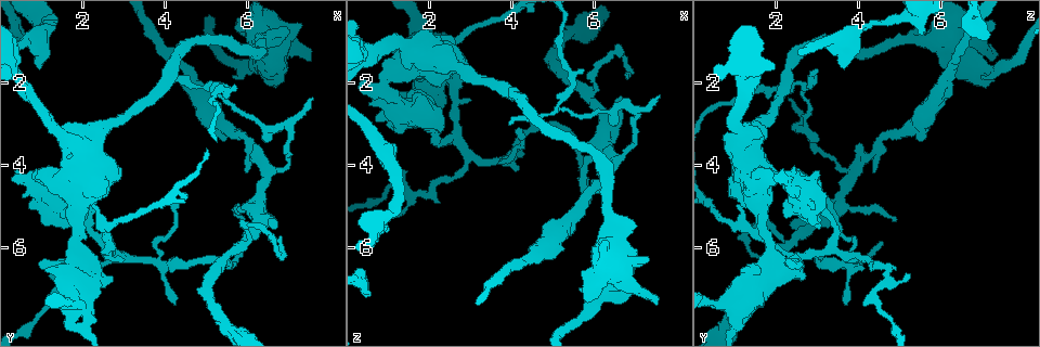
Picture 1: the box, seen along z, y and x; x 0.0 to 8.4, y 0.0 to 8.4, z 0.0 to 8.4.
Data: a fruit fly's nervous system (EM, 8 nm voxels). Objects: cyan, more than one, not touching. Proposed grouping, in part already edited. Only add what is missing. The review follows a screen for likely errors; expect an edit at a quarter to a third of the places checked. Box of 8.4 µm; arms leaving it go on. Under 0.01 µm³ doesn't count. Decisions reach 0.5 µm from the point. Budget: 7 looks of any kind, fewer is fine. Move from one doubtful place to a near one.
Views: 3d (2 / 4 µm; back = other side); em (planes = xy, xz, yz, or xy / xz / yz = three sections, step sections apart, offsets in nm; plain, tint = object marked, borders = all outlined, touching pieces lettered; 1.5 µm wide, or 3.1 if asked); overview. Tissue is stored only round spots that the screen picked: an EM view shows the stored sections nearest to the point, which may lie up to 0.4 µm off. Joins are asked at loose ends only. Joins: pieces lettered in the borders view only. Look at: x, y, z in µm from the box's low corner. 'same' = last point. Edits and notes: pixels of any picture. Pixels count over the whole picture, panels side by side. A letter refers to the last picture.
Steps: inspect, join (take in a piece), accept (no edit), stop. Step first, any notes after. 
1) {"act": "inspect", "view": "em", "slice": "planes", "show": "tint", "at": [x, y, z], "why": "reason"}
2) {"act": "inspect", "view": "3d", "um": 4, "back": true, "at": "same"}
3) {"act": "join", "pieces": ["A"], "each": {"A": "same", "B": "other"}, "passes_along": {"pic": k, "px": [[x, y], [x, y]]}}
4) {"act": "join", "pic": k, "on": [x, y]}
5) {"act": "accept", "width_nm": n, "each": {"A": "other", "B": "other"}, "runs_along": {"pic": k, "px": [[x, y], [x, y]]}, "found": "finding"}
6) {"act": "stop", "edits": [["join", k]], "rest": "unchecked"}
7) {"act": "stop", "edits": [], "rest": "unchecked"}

{"act": "inspect", "view": "3d", "um": 4, "at": [1.00, 1.65, 3.60], "why": "free end"}

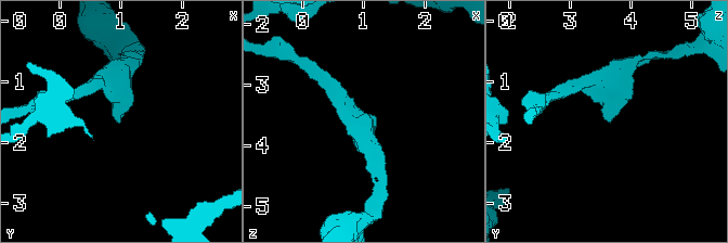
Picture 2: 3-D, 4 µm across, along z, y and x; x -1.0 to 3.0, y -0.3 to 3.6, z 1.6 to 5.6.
{"act": "inspect", "view": "em", "slice": "planes", "show": "borders", "at": [1.00, 1.65, 3.60]}

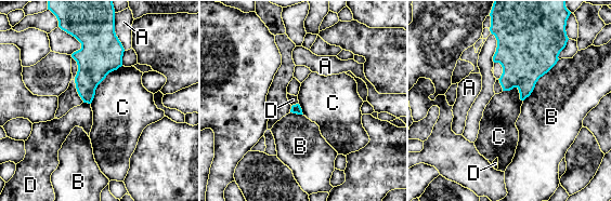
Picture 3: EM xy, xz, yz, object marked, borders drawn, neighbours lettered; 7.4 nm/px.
{"act": "accept", "each": {"A": "other", "B": "other", "C": "other", "D": "other"}, "border": {"pic": 3, "px": [[121, 65], [98, 85], [90, 103]]}, "found": "no lettered piece goes on from it"}

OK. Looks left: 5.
{"act": "inspect", "view": "3d", "um": 4, "at": [0.95, 0.75, 5.55], "why": "free end"}

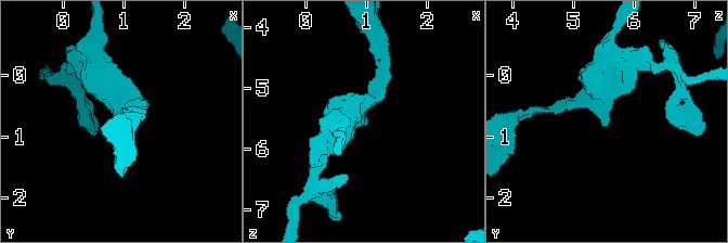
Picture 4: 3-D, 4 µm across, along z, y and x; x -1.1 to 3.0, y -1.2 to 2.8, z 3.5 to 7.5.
{"act": "inspect", "view": "em", "slice": "planes", "show": "borders", "at": [1.00, 0.75, 5.60], "why": "now the EM"}

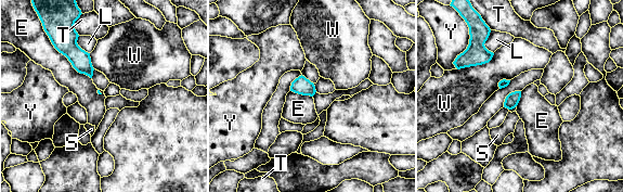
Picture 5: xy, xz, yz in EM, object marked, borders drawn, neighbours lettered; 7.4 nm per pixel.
{"act": "accept", "longest_contact_nm": ["E", 400], "each": {"E": "other", "L": "other", "S": "other", "T": "other", "W": "other", "Y": "other"}, "border": {"pic": 5, "px": [[51, 43], [78, 72], [91, 78]]}, "found": "none of them fits"}

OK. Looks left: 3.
{"act": "inspect", "view": "3d", "um": 2, "back": true, "at": [6.70, 5.60, 2.45], "why": "free end"}

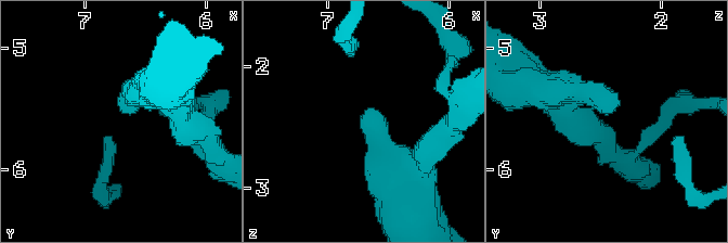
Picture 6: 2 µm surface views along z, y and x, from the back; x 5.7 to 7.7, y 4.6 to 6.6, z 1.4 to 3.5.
{"act": "inspect", "view": "em", "slice": "planes", "show": "plain", "at": [6.64, 5.54, 2.42]}

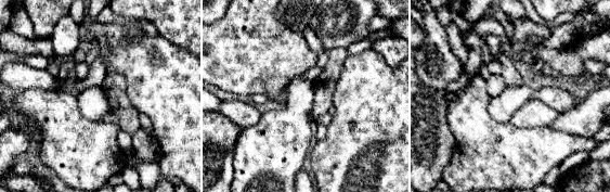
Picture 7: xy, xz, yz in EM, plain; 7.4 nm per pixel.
{"act": "inspect", "view": "em", "slice": "planes", "show": "borders", "at": "same", "why": "see the neighbours"}

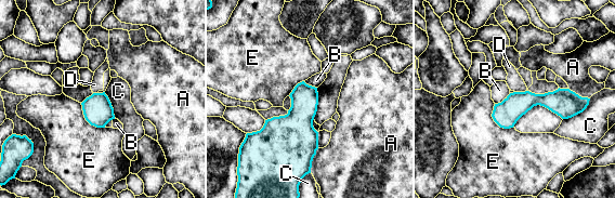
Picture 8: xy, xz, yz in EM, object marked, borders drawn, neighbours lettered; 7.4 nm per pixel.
{"act": "accept", "longest_contact_nm": ["C", 240], "each": {"A": "other", "B": "other", "C": "other", "D": "other", "E": "other"}, "runs_along": {"pic": 8, "px": [[565, 111], [527, 100], [495, 116]]}, "found": "no lettered piece goes on from it"}

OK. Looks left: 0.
{"act": "stop", "edits": [], "rest": "unchecked"}

